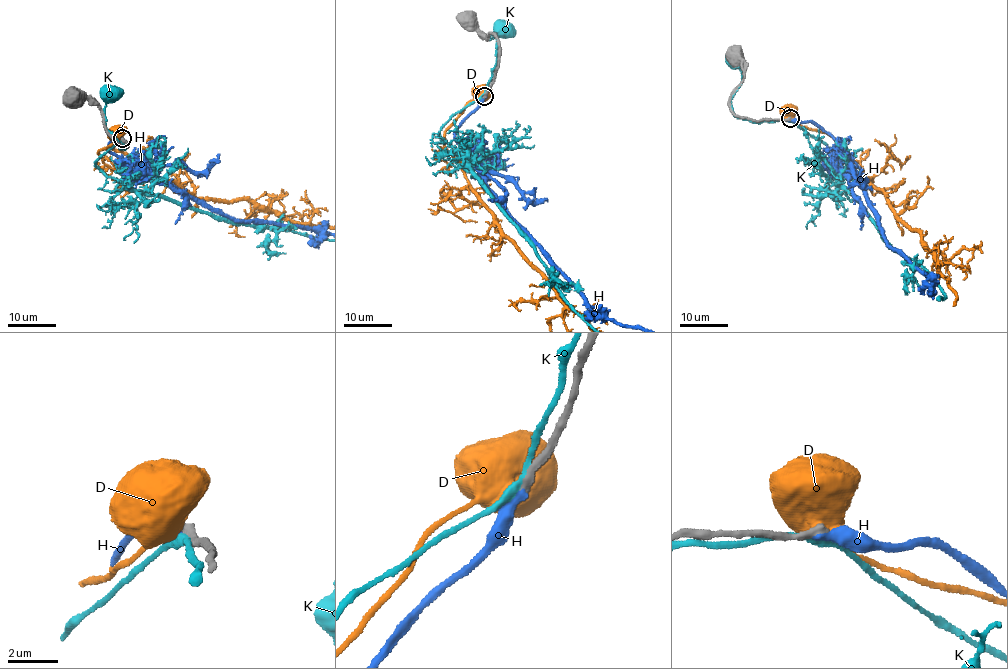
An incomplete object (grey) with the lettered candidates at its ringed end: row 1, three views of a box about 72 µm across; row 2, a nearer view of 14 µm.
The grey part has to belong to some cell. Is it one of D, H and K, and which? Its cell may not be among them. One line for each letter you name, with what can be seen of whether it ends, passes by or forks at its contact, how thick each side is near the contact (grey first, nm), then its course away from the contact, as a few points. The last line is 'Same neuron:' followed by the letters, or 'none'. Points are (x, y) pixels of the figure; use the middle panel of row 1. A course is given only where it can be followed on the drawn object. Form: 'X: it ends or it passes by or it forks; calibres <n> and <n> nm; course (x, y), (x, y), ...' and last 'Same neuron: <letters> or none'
Same neuron: none

